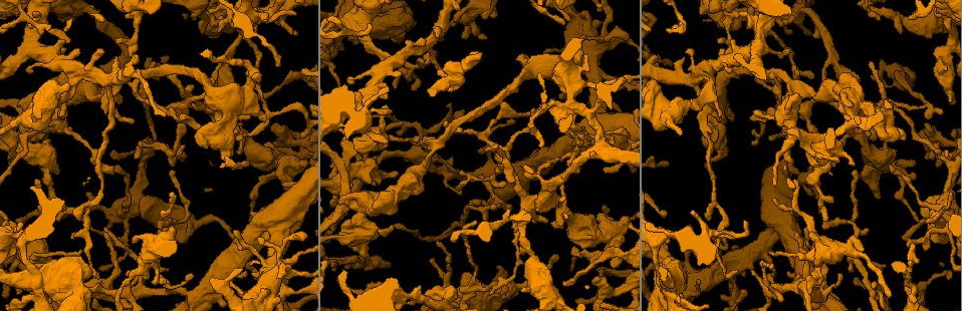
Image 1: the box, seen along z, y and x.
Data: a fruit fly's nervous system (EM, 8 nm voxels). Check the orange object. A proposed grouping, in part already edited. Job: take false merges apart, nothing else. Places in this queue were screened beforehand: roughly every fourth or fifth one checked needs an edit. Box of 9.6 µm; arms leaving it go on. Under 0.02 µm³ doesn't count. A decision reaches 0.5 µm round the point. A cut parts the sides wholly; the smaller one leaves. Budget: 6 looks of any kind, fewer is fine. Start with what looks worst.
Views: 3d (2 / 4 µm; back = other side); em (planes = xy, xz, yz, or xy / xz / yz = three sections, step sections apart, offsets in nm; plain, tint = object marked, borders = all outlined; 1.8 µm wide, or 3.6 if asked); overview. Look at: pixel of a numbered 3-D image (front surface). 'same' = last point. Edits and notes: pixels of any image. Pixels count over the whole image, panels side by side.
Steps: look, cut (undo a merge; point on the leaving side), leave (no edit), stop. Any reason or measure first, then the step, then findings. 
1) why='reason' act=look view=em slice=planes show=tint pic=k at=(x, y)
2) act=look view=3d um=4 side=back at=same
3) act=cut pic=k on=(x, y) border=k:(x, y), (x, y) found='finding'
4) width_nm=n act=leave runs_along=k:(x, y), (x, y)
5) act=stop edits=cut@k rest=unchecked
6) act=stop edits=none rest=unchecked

why='abrupt turn' act=look view=3d um=2 side=back pic=1 at=(343, 178)

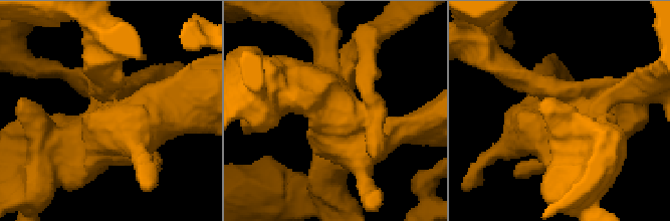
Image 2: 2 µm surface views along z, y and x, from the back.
act=look view=em slice=planes show=tint pic=2 at=(109, 104)

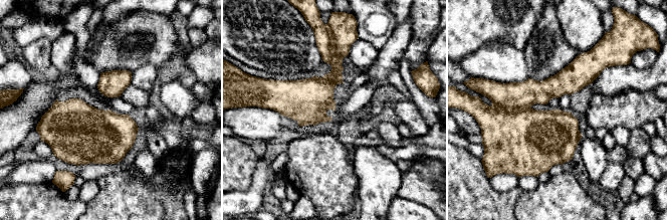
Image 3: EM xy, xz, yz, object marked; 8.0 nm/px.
act=leave found='one neuron here'

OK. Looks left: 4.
why='arms part here' act=look view=3d um=2 side=back pic=1 at=(458, 126)

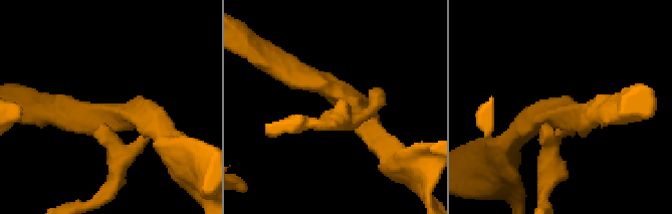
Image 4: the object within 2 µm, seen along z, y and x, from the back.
arms=3 act=look view=em um=3.6 slice=xy step=16 show=tint pic=4 at=(567, 123)

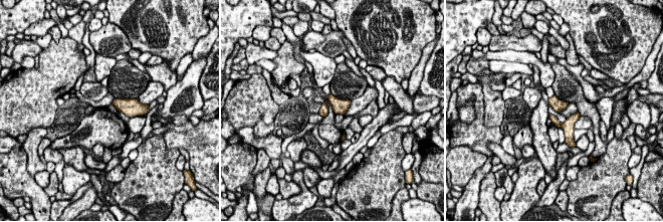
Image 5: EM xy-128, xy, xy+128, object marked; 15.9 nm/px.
width_nm=200 act=leave found='all the same neuron'

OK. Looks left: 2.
why='abrupt turn' act=look view=em um=3.6 slice=planes show=plain pic=1 at=(189, 293)

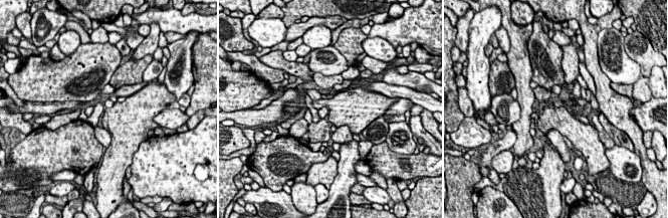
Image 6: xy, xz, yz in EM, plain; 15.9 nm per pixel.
act=look view=em um=3.6 slice=planes show=tint at=same

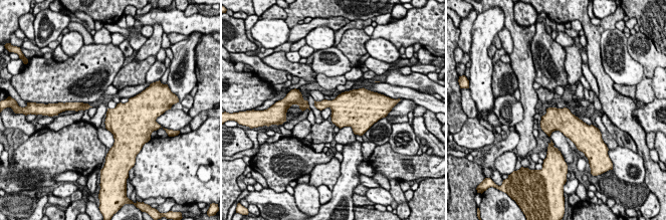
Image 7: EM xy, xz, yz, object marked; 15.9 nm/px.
act=leave found='all the same neuron'

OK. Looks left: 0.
act=stop edits=none rest=unchecked

